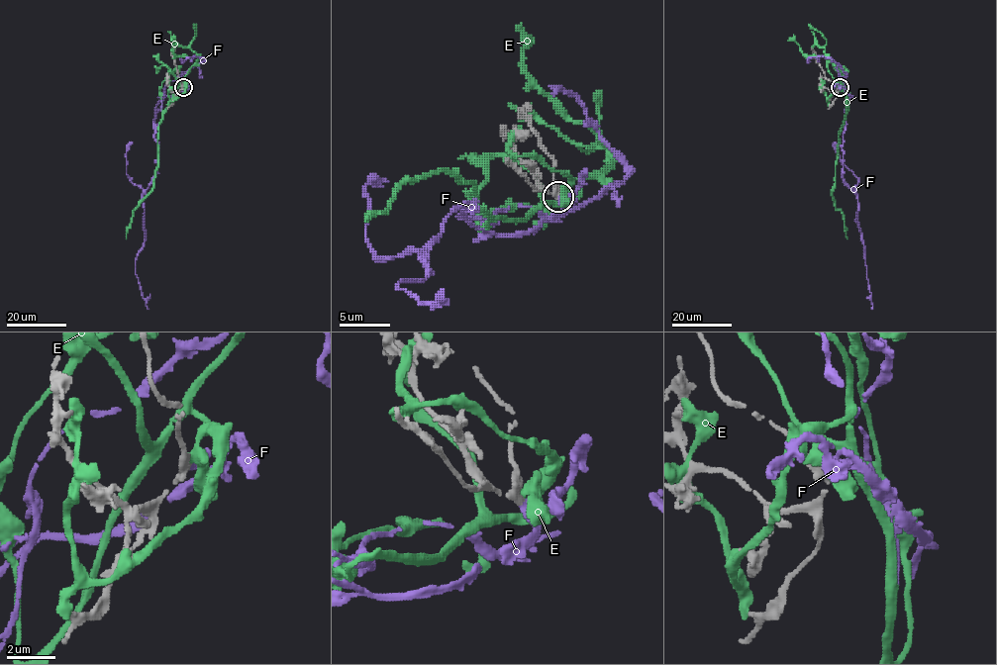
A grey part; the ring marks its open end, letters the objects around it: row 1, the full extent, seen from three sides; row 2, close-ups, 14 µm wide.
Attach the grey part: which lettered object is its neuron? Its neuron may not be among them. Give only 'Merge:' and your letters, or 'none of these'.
Merge: F

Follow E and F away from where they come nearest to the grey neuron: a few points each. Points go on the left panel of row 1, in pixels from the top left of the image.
E: (183, 87), (184, 81), (173, 94), (159, 125), (153, 187), (133, 211), (126, 238)
F: (183, 87), (155, 108), (158, 159), (142, 196), (145, 243), (136, 260), (148, 308)

